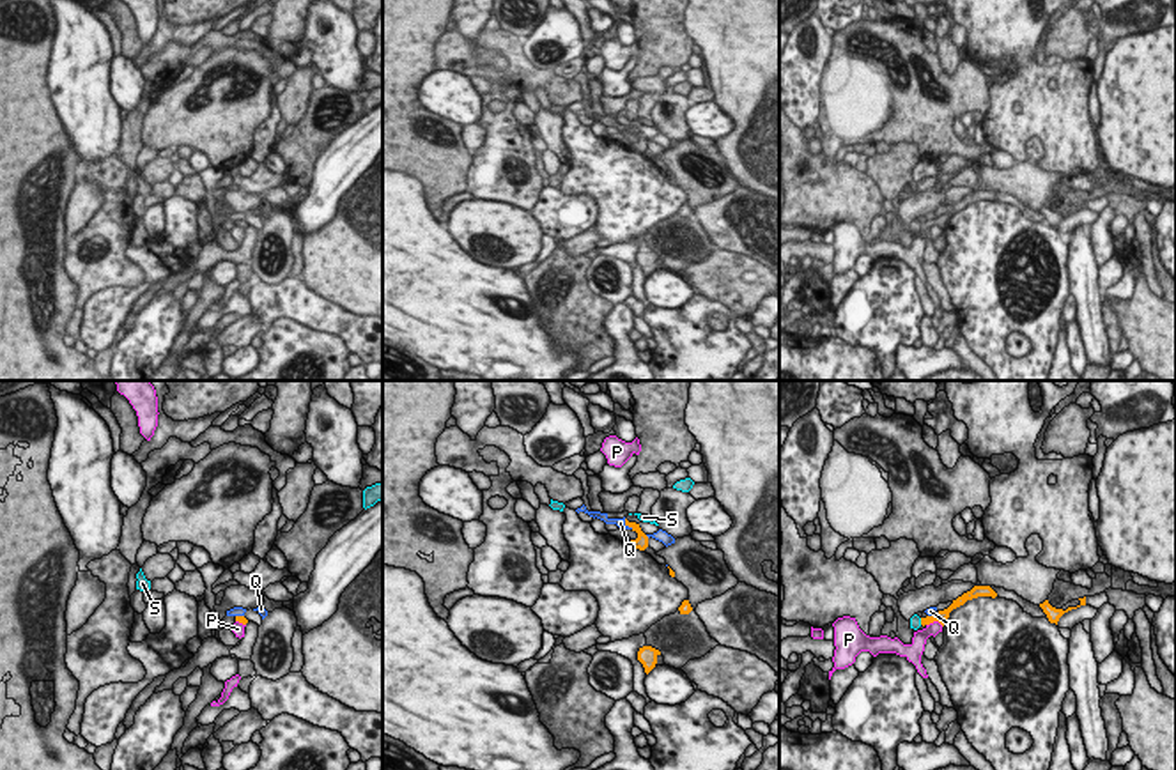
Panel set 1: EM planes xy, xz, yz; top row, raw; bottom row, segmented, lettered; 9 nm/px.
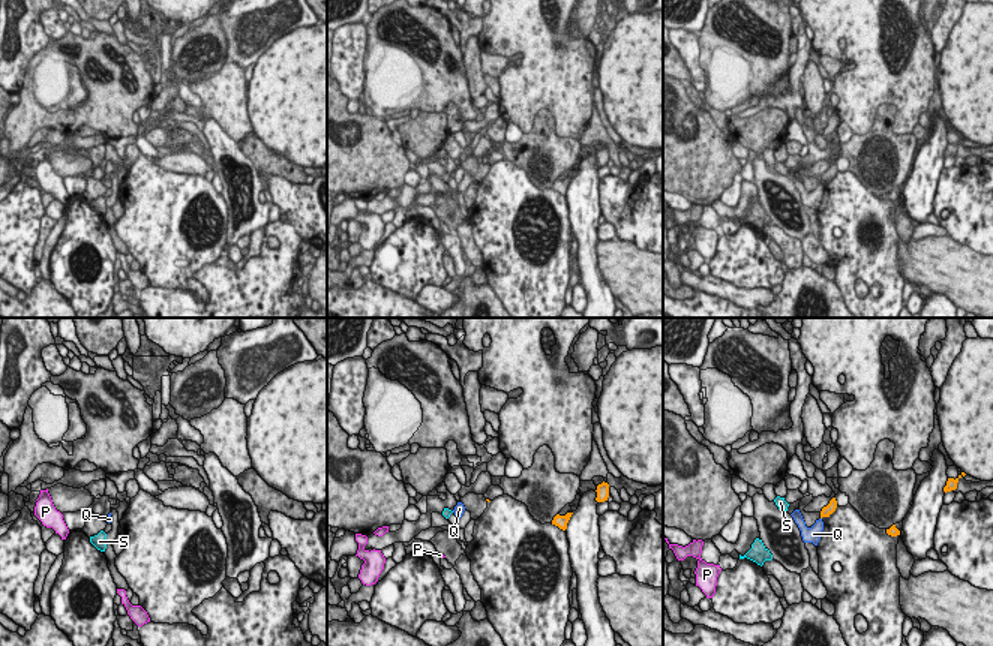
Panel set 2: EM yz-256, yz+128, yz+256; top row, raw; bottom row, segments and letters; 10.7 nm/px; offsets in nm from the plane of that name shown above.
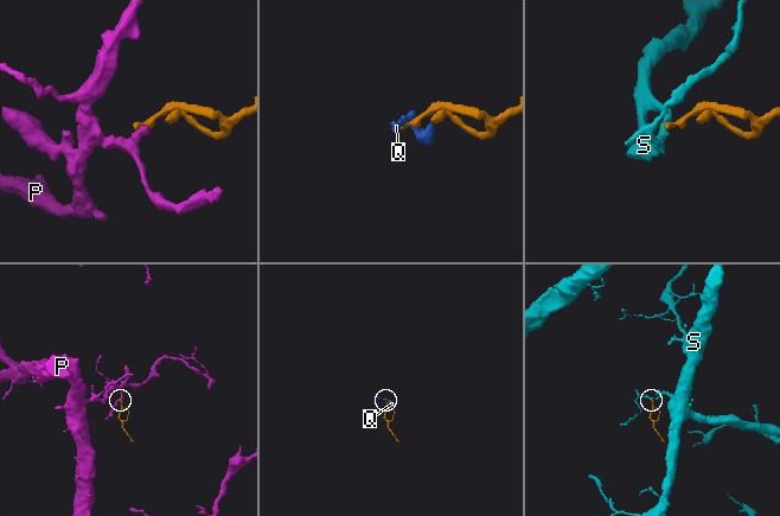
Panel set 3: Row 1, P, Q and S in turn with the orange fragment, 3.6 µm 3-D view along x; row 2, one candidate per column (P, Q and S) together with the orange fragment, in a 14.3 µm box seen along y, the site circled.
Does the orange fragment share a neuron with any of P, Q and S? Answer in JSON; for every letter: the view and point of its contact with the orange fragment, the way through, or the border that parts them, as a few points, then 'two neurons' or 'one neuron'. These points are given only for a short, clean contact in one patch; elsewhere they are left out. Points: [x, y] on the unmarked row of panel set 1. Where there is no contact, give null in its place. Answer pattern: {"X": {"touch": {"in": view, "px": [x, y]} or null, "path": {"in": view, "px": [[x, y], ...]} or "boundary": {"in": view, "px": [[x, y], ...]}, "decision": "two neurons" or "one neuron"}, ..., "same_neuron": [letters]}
{"P": {"touch": {"in": "yz", "px": [936, 223]}, "boundary": {"in": "yz", "px": [[927, 227], [939, 225], [943, 229]]}, "decision": "two neurons"}, "Q": {"touch": {"in": "xz", "px": [627, 128]}, "boundary": {"in": "xz", "px": [[624, 123], [633, 131]]}, "decision": "two neurons"}, "S": {"touch": {"in": "yz", "px": [921, 225]}, "boundary": {"in": "yz", "px": [[920, 222], [921, 227]]}, "decision": "two neurons"}, "same_neuron": []}

